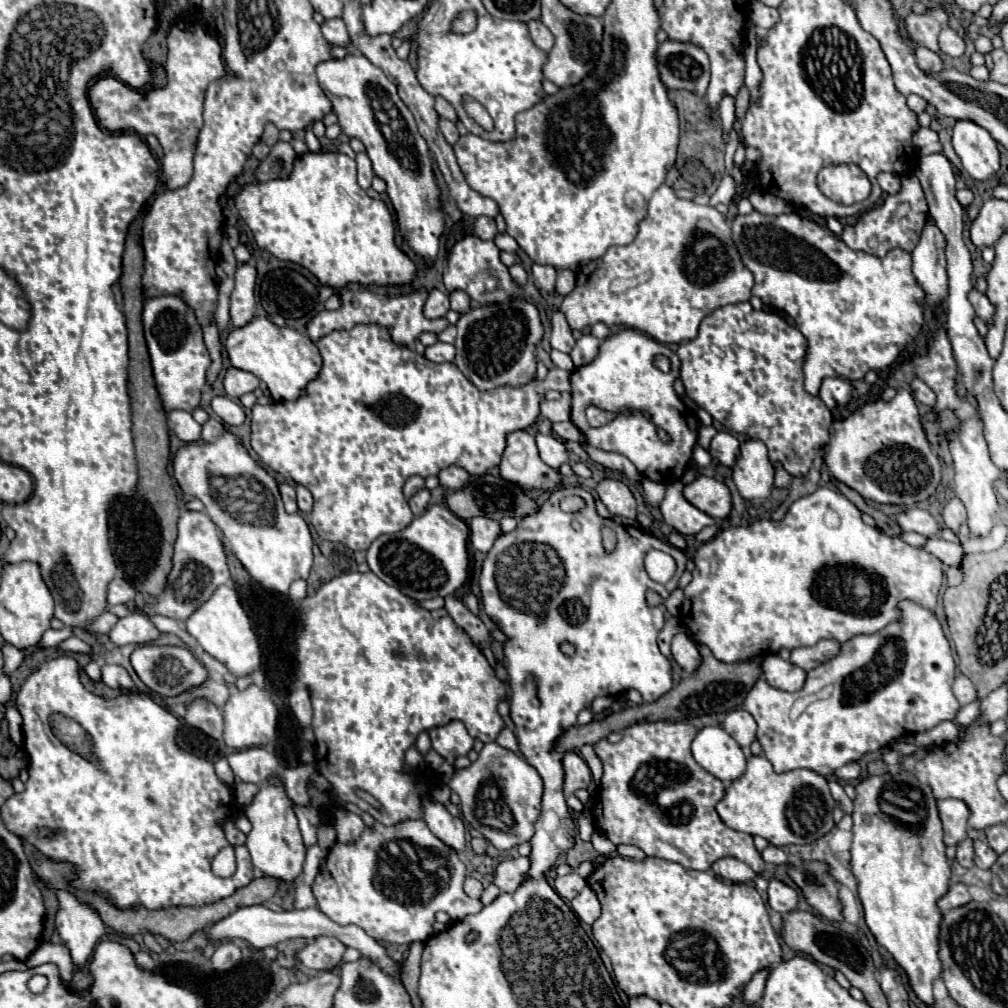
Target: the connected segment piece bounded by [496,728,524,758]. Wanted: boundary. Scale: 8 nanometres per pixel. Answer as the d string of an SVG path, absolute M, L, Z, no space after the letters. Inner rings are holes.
M504 728L504 730L498 734L496 742L498 742L500 746L504 746L504 748L508 748L508 750L516 752L520 758L524 758L524 756L522 756L522 752L520 752L520 746L518 746L518 740L516 740L516 736L514 736L514 734L512 734L508 728Z

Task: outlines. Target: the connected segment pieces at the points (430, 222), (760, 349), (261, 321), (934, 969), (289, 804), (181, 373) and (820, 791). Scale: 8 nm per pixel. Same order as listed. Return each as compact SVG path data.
M348 54L344 58L320 62L316 74L324 94L338 114L342 132L364 142L376 176L388 184L388 196L394 204L398 224L412 250L424 256L428 264L434 262L438 254L438 238L444 230L444 216L438 200L440 190L432 174L432 156L426 140L418 134L414 116L400 100L396 86L362 54Z
M750 302L728 304L708 314L700 324L698 336L694 340L682 342L676 354L682 362L680 380L686 388L686 394L716 422L732 432L762 440L768 446L770 460L782 462L792 476L804 476L810 470L816 450L828 442L828 426L832 422L832 414L820 398L808 396L808 392L804 392L804 336L798 328L790 326L776 312L756 312Z
M256 316L242 328L232 328L228 332L224 348L228 352L230 364L234 368L252 372L262 382L266 382L274 400L296 400L308 380L312 380L322 368L320 352L306 334L300 334L288 326L280 328L266 316Z
M890 770L886 774L880 774L880 776L868 776L864 778L858 786L856 786L856 798L854 798L854 812L852 812L852 818L854 818L854 828L852 828L852 874L856 876L858 880L858 896L862 900L862 906L864 906L864 916L866 916L866 924L868 928L872 930L872 934L876 936L878 944L884 946L892 956L894 960L898 962L898 966L902 970L906 970L908 978L910 978L910 984L912 984L912 990L918 994L918 998L926 1004L932 1004L934 998L932 998L932 980L940 978L940 972L942 972L942 964L940 964L940 958L938 958L938 926L940 926L940 910L936 908L936 900L948 890L948 880L950 880L950 864L944 856L944 848L946 844L942 842L942 824L940 824L940 816L938 816L938 806L936 806L936 798L930 790L930 786L924 786L912 770Z
M268 776L258 786L252 804L244 808L244 814L252 824L252 832L248 834L248 842L246 842L246 848L250 850L252 856L252 864L266 876L274 876L288 884L294 884L296 876L302 872L306 846L302 842L298 818L294 814L294 802L288 798L284 788L284 778Z
M174 294L150 296L144 300L144 336L148 342L156 386L164 404L164 410L182 408L192 412L200 402L200 392L206 384L206 372L210 370L212 358L202 338L202 326L196 320L194 310Z
M750 756L746 772L740 778L730 782L722 800L716 804L716 812L728 828L738 830L738 832L746 832L752 836L762 836L774 846L810 844L810 842L822 838L824 834L828 834L834 828L832 810L834 810L834 800L830 796L828 782L822 774L818 774L814 770L806 770L806 768L776 774L766 756Z

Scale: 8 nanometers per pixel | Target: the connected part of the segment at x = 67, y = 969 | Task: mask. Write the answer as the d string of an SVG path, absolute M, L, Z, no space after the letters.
M42 942L26 960L28 968L34 968L34 966L44 964L44 962L54 962L60 968L60 978L66 984L70 984L74 980L74 986L78 986L78 994L84 994L86 988L90 986L88 972L74 968L74 962L72 962L72 956L70 956L70 950L68 950L66 944L62 944L62 942L60 944Z

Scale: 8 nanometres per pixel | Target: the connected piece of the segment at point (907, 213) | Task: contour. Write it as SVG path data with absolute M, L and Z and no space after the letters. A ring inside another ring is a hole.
M904 174L900 178L900 192L890 194L882 206L864 212L856 224L844 228L842 240L846 242L848 248L882 258L884 254L894 248L902 248L902 250L912 252L914 246L918 244L924 220L928 216L928 206L924 204L924 190L914 174Z

